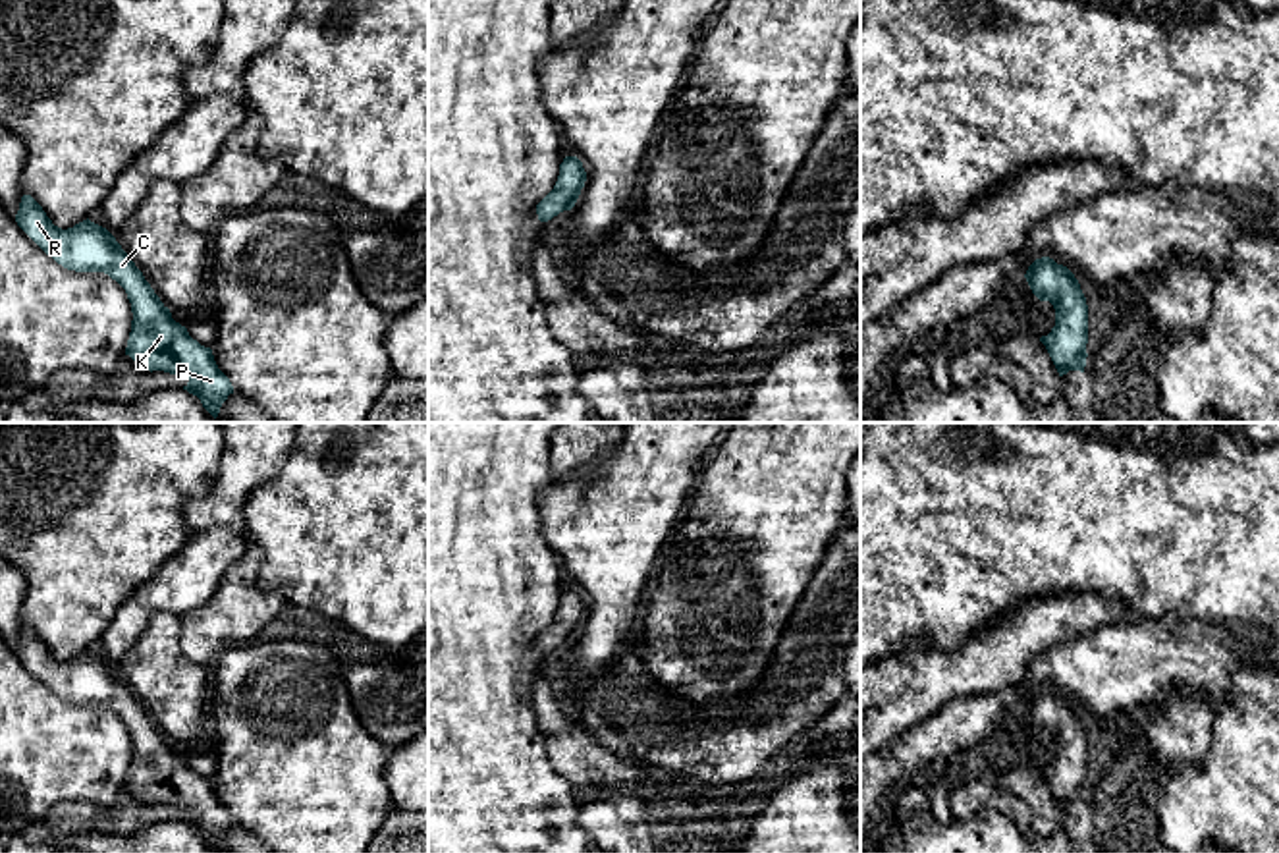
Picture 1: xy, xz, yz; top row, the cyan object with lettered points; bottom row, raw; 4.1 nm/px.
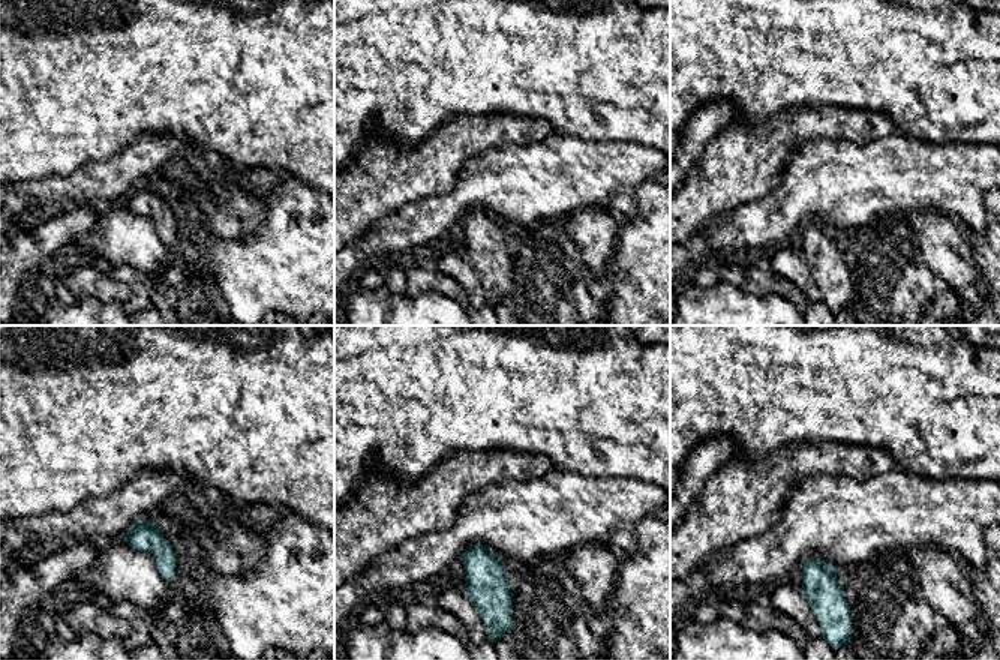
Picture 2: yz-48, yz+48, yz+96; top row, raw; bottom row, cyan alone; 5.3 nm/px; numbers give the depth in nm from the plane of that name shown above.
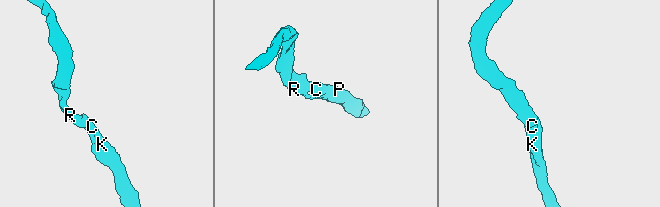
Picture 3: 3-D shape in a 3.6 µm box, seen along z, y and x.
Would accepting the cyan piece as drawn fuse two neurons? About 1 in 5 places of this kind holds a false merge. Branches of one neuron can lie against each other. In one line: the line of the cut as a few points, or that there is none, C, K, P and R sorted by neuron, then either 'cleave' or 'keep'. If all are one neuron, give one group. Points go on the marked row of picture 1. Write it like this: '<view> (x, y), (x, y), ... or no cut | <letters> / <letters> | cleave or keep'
no cut | C K P R | keep

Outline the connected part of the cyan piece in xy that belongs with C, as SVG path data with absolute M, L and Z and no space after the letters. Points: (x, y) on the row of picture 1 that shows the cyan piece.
M31 195L21 197L15 222L64 268L104 272L116 280L125 289L133 313L125 355L145 371L185 376L189 382L183 390L218 417L222 403L233 394L230 378L218 369L212 349L193 340L187 328L172 318L170 309L106 228L87 218L62 230Z

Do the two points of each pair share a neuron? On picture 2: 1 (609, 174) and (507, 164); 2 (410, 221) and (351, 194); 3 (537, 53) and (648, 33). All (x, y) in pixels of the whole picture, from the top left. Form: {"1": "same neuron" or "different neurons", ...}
{"1": "same neuron", "2": "different neurons", "3": "same neuron"}

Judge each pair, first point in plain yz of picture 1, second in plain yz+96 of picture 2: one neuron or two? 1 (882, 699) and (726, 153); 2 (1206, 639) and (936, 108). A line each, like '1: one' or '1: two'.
1: one
2: two

